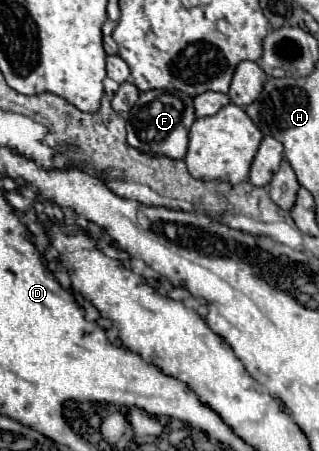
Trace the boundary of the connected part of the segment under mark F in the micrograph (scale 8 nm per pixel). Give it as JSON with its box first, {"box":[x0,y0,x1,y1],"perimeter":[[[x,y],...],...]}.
{"box":[126,90,194,158],"perimeter":[[[148,90],[140,92],[138,102],[126,116],[126,122],[132,126],[128,128],[128,144],[140,150],[150,150],[154,154],[164,154],[170,158],[184,158],[188,146],[188,130],[194,116],[192,98],[178,90]]]}

